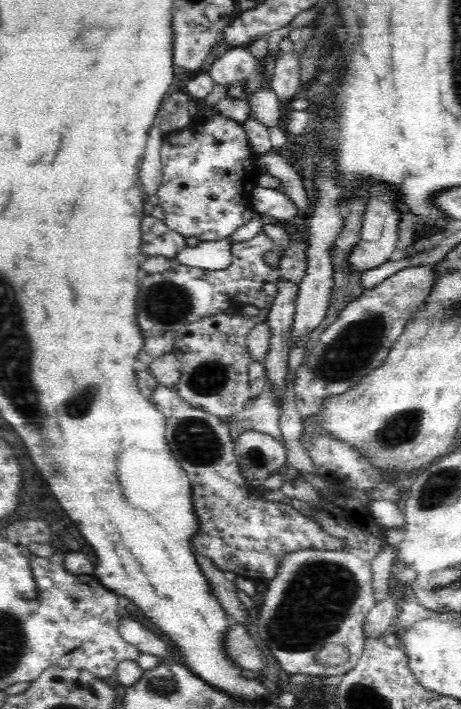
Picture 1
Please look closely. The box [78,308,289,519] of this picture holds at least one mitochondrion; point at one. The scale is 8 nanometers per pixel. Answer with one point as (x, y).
(197, 442)

